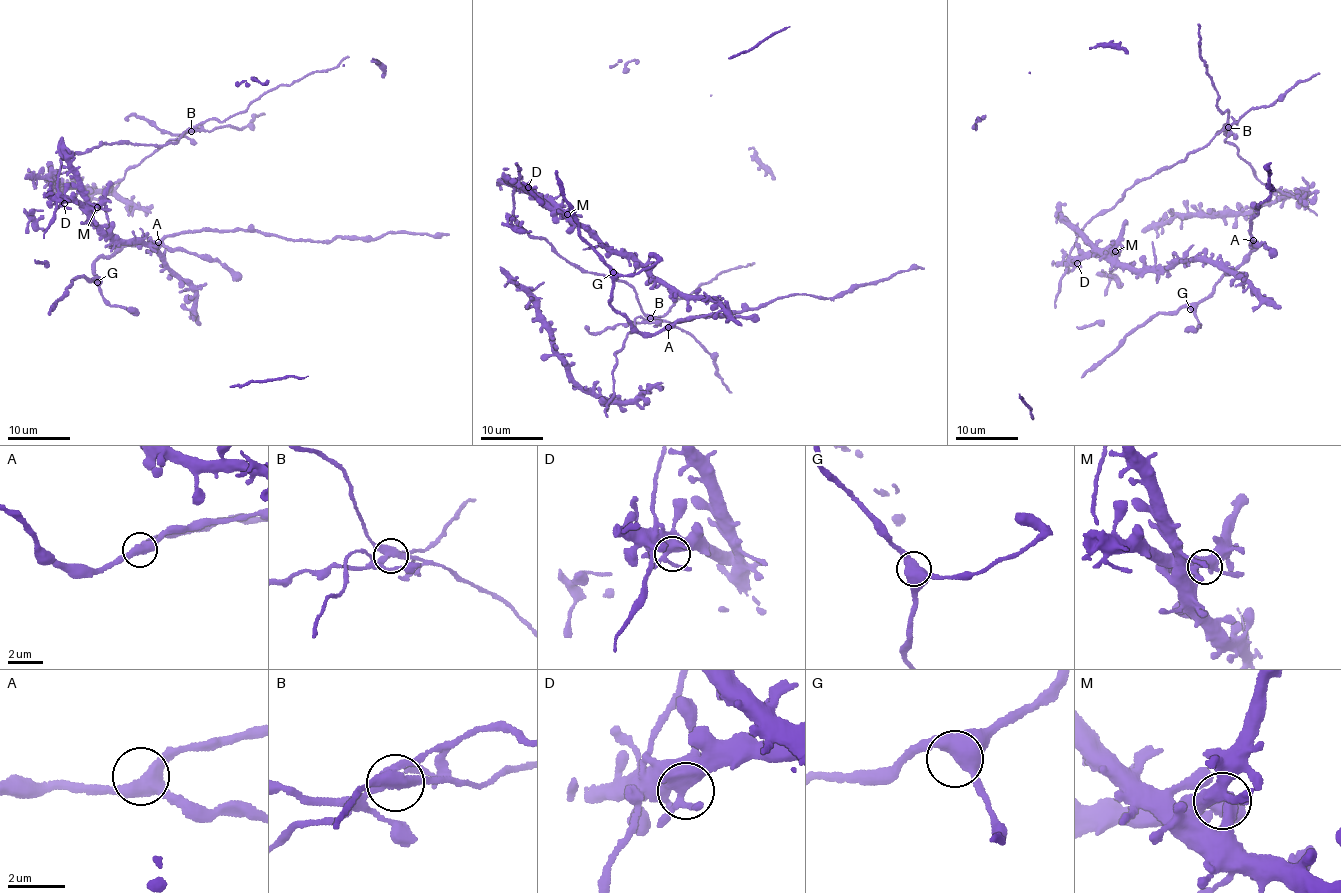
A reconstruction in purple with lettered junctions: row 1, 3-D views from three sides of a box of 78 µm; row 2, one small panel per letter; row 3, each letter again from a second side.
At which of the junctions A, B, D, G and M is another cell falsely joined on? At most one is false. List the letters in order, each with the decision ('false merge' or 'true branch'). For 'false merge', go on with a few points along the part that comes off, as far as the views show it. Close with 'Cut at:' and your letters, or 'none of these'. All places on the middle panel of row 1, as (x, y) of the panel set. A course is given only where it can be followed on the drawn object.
A: true branch
B: false merge; course (650, 318), (663, 315), (679, 298), (687, 299), (702, 284), (730, 269), (755, 262)
D: true branch
G: true branch
M: true branch
Cut at: B

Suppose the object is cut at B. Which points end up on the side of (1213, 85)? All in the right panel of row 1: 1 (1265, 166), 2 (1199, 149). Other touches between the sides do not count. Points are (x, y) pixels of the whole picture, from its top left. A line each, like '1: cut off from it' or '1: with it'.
1: cut off from it
2: cut off from it

